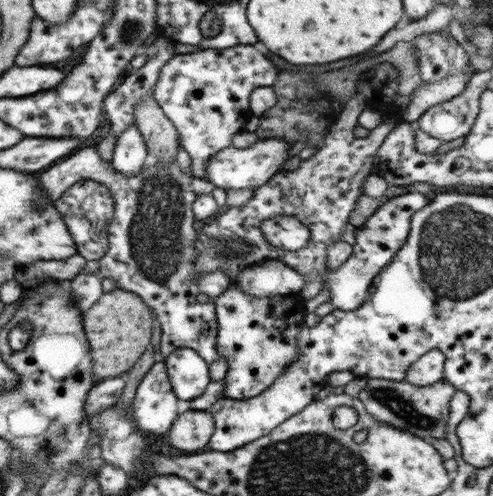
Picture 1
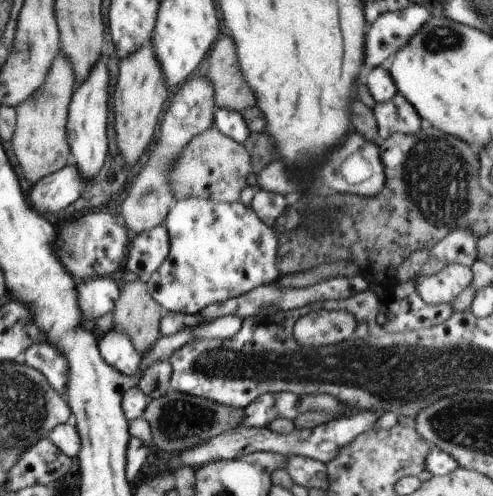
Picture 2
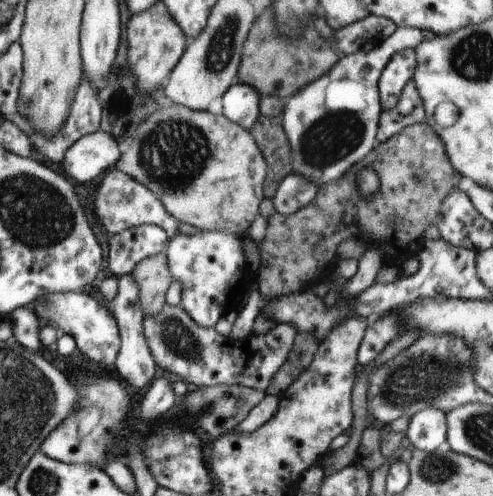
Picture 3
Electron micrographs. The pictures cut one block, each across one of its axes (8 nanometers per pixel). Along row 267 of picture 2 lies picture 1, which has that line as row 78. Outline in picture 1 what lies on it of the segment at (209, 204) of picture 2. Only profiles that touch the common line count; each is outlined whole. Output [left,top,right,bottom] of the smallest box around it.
[153,44,277,180]

